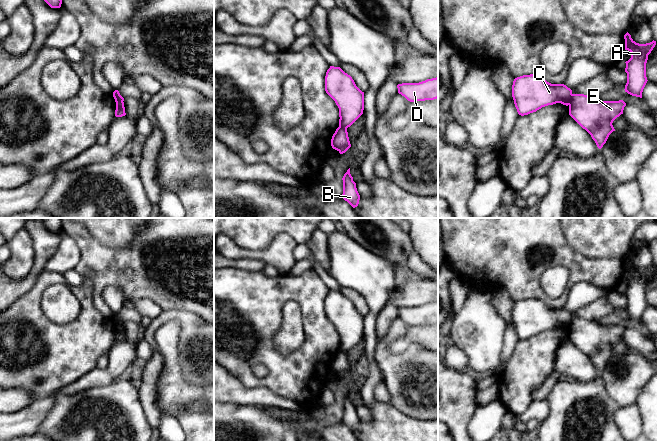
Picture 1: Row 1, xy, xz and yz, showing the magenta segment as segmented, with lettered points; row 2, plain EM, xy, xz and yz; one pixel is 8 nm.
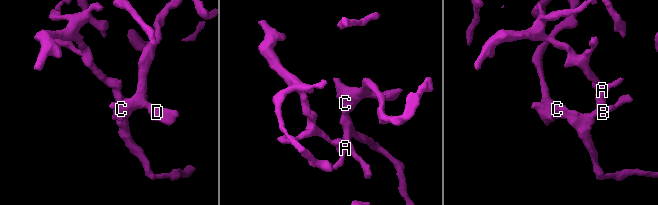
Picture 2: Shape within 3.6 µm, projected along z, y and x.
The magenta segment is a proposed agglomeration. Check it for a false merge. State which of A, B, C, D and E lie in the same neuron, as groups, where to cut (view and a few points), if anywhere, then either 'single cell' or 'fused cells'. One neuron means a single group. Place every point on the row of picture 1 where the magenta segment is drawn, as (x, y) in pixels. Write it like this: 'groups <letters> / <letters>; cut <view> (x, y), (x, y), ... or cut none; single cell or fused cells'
groups A B E / C D; cut yz (572, 94), (568, 104); fused cells

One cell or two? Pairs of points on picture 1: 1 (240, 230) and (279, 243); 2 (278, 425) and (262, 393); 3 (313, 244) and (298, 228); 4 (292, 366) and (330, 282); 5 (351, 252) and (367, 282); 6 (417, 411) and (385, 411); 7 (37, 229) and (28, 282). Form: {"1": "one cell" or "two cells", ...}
{"1": "two cells", "2": "two cells", "3": "two cells", "4": "two cells", "5": "one cell", "6": "two cells", "7": "one cell"}

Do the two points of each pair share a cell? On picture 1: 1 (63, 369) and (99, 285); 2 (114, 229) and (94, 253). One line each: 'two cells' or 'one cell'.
1: two cells
2: two cells

